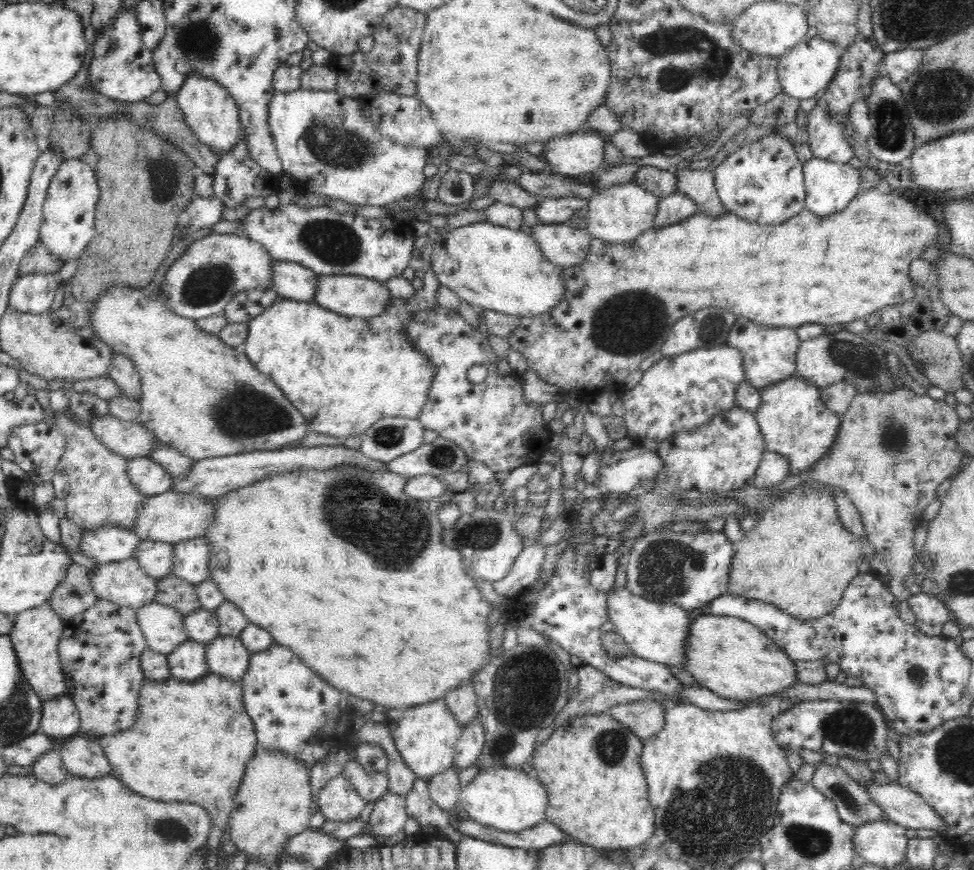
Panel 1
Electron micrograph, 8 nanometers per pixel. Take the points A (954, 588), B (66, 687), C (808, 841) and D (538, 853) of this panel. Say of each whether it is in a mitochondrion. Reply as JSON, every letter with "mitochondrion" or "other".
{"A":"mitochondrion","B":"other","C":"mitochondrion","D":"other"}

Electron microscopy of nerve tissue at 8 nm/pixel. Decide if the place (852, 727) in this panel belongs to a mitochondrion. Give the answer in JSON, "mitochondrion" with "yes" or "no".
{"mitochondrion":"yes"}

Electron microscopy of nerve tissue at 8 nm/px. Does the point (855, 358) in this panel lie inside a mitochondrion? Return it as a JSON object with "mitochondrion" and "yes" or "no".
{"mitochondrion":"yes"}

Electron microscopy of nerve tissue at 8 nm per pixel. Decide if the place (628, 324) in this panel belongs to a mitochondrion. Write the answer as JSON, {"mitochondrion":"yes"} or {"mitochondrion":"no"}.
{"mitochondrion":"yes"}

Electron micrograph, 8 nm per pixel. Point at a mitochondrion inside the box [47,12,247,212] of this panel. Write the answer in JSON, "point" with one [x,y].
{"point":[198,39]}

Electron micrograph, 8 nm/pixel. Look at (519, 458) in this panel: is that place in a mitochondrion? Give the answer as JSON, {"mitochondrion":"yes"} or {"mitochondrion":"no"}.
{"mitochondrion":"no"}

